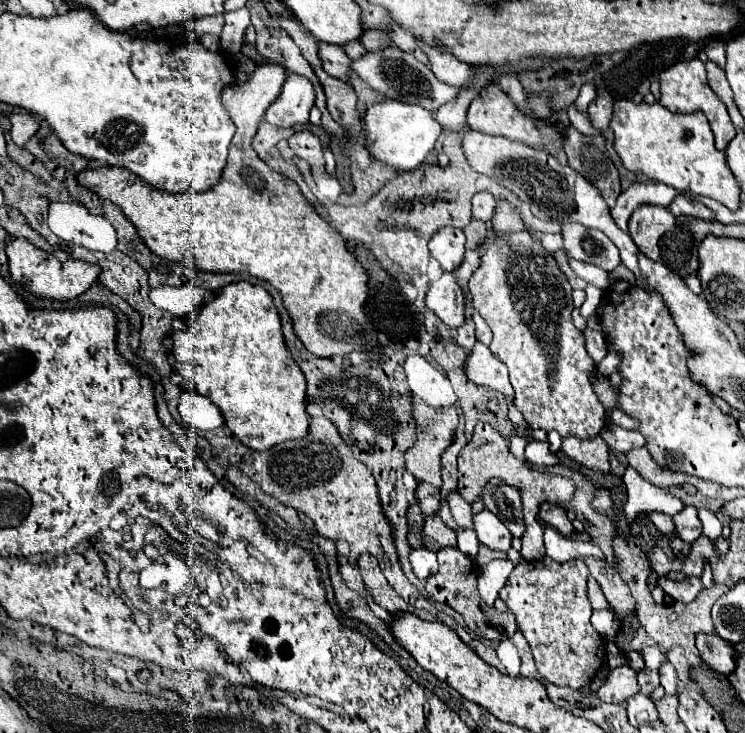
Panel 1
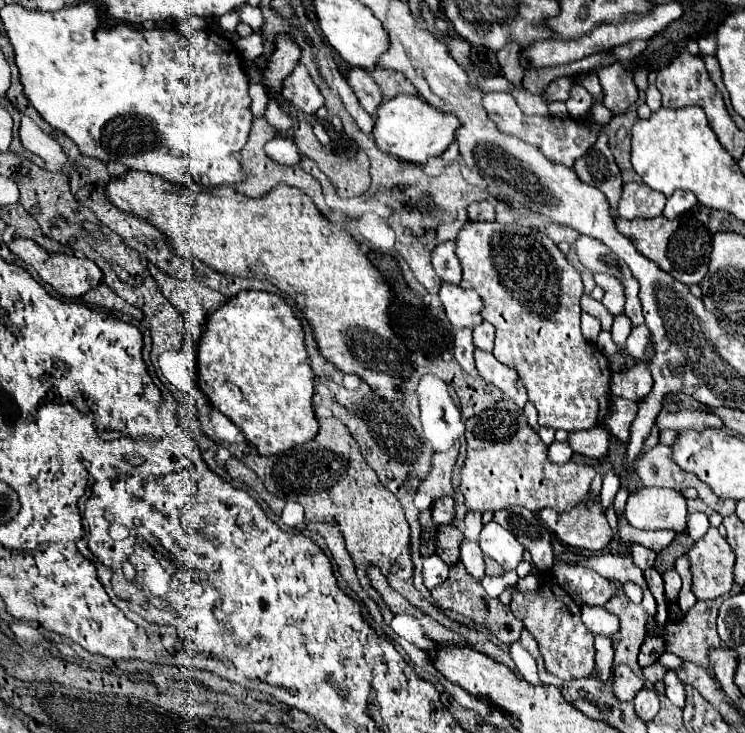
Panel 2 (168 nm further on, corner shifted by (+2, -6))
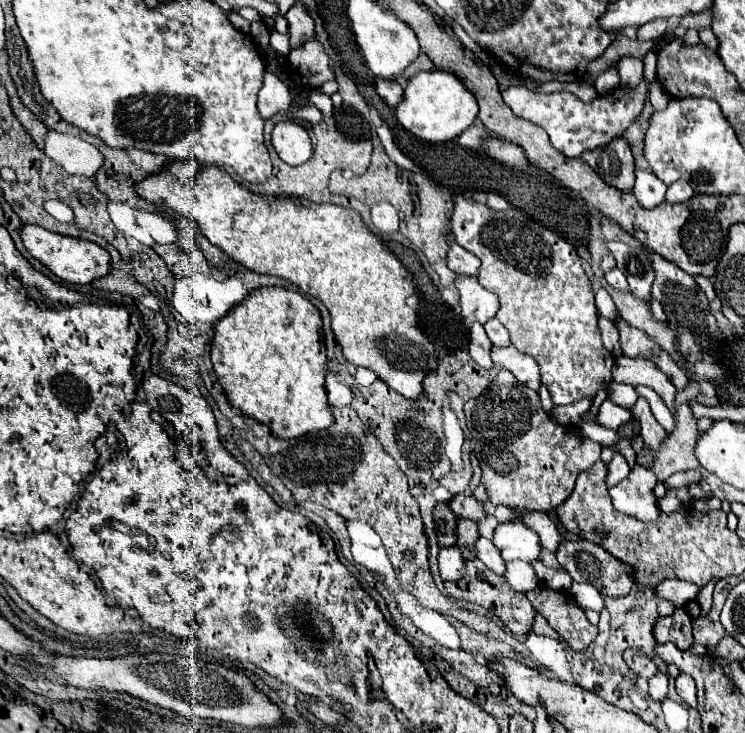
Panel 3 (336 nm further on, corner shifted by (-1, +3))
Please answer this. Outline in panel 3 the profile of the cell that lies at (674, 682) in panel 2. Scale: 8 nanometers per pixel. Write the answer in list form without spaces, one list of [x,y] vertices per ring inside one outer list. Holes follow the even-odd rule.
[[[679,674],[679,678],[675,678],[675,690],[691,708],[697,706],[697,690],[695,690],[695,682],[689,674]]]

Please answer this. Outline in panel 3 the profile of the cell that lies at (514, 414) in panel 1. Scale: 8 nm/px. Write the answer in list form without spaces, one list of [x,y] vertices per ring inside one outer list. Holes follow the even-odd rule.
[[[493,346],[491,358],[497,366],[509,370],[521,384],[529,386],[531,390],[539,390],[541,372],[539,372],[539,366],[537,366],[535,358],[531,358],[529,354],[523,354],[519,350],[515,350],[513,346],[509,346],[509,348]]]

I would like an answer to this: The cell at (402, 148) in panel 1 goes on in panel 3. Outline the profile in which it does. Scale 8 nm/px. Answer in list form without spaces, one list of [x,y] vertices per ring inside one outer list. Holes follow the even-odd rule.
[[[431,70],[419,72],[409,80],[403,102],[397,106],[395,116],[405,130],[409,130],[425,142],[449,142],[475,122],[477,112],[477,98],[463,84],[461,78],[457,78],[451,72]]]

